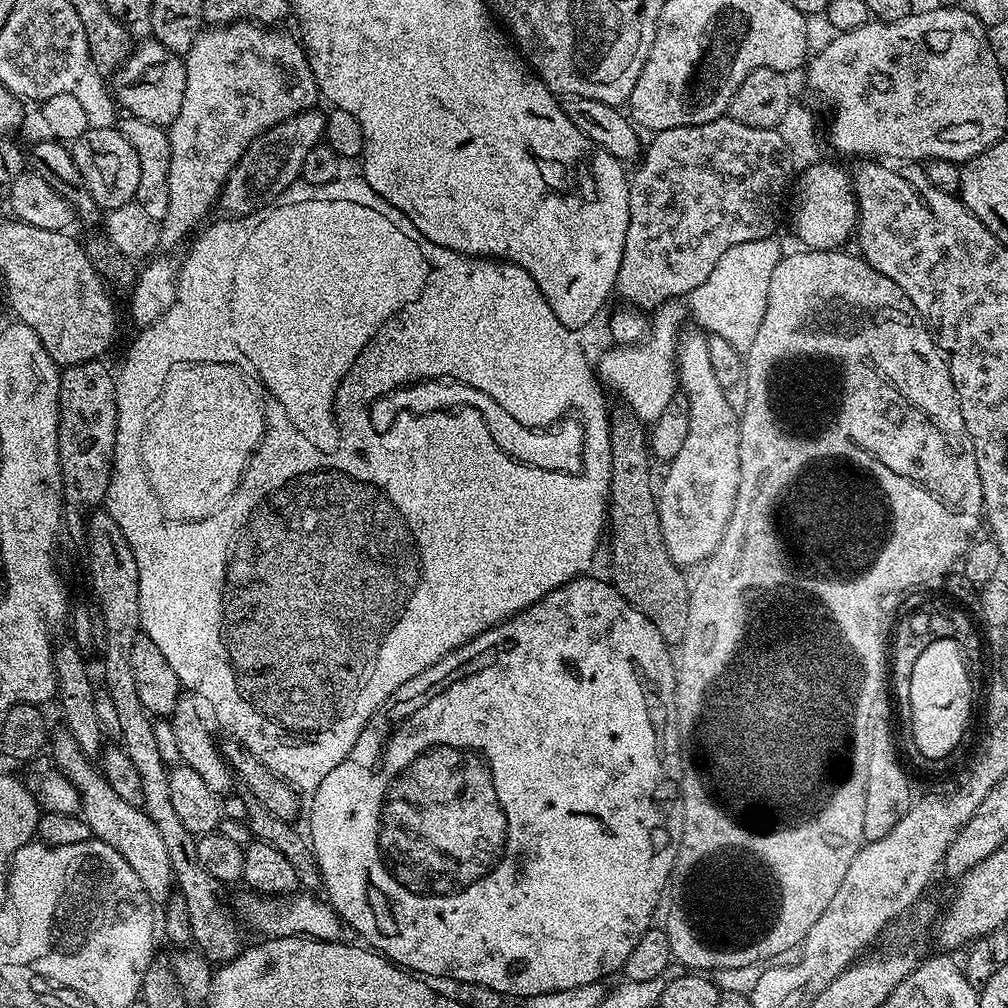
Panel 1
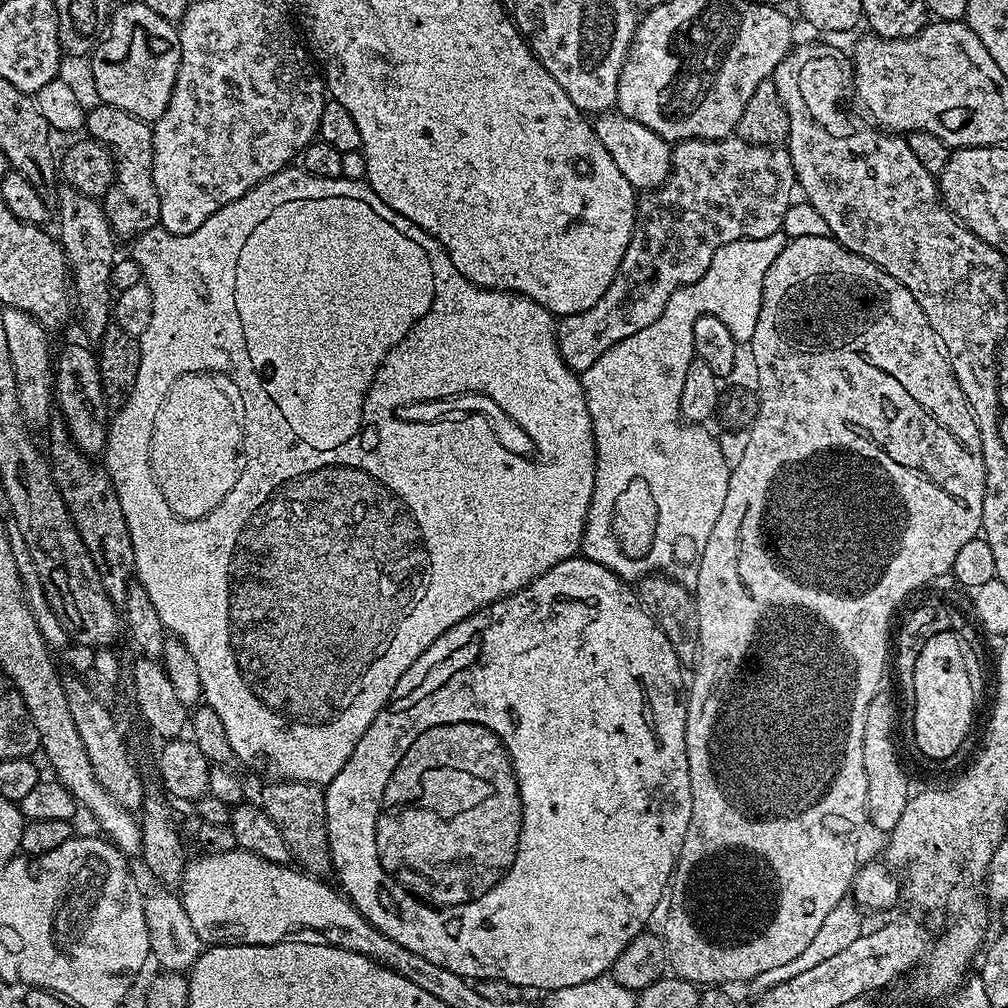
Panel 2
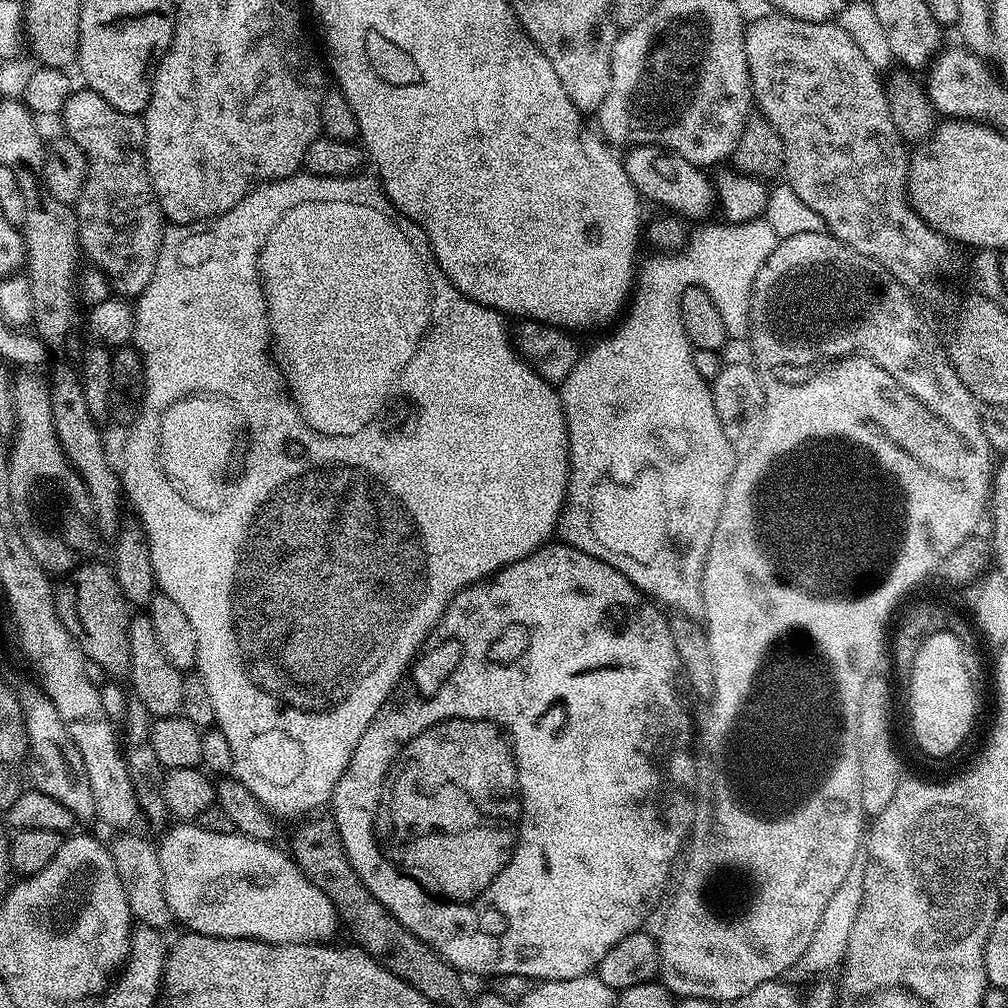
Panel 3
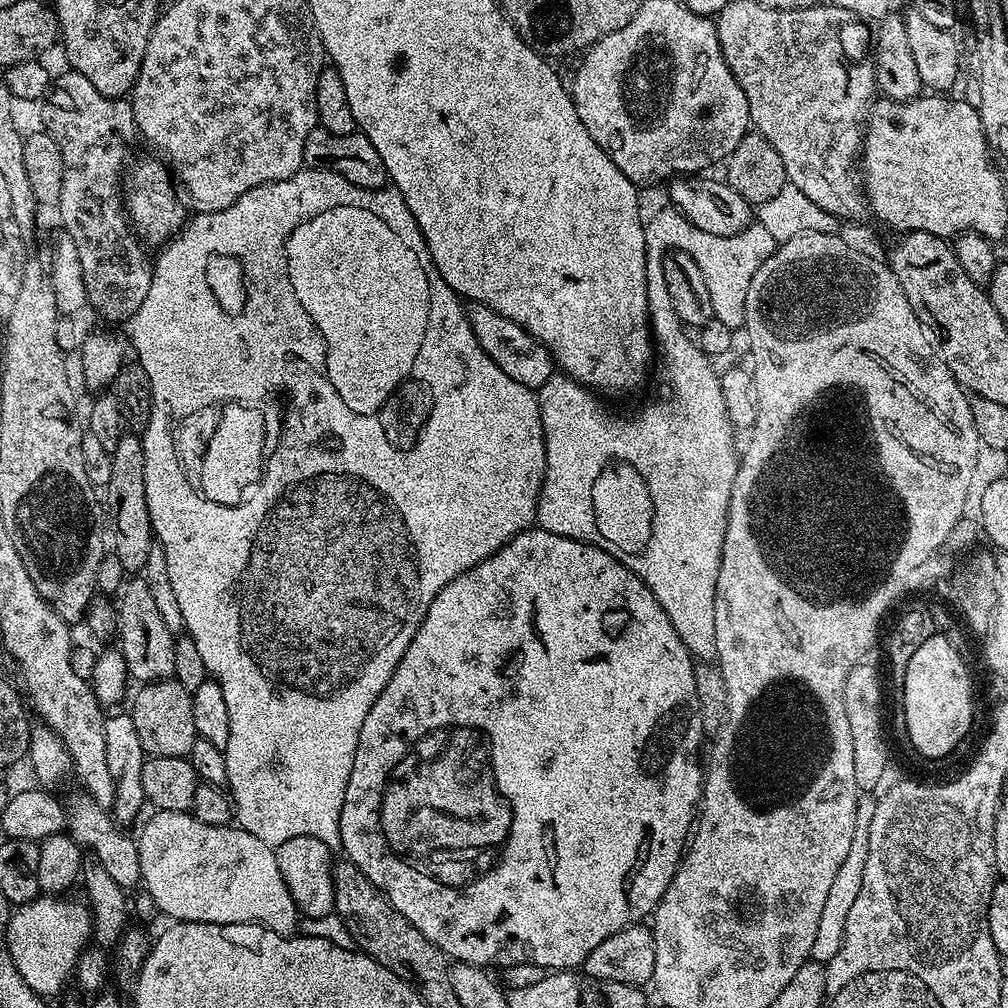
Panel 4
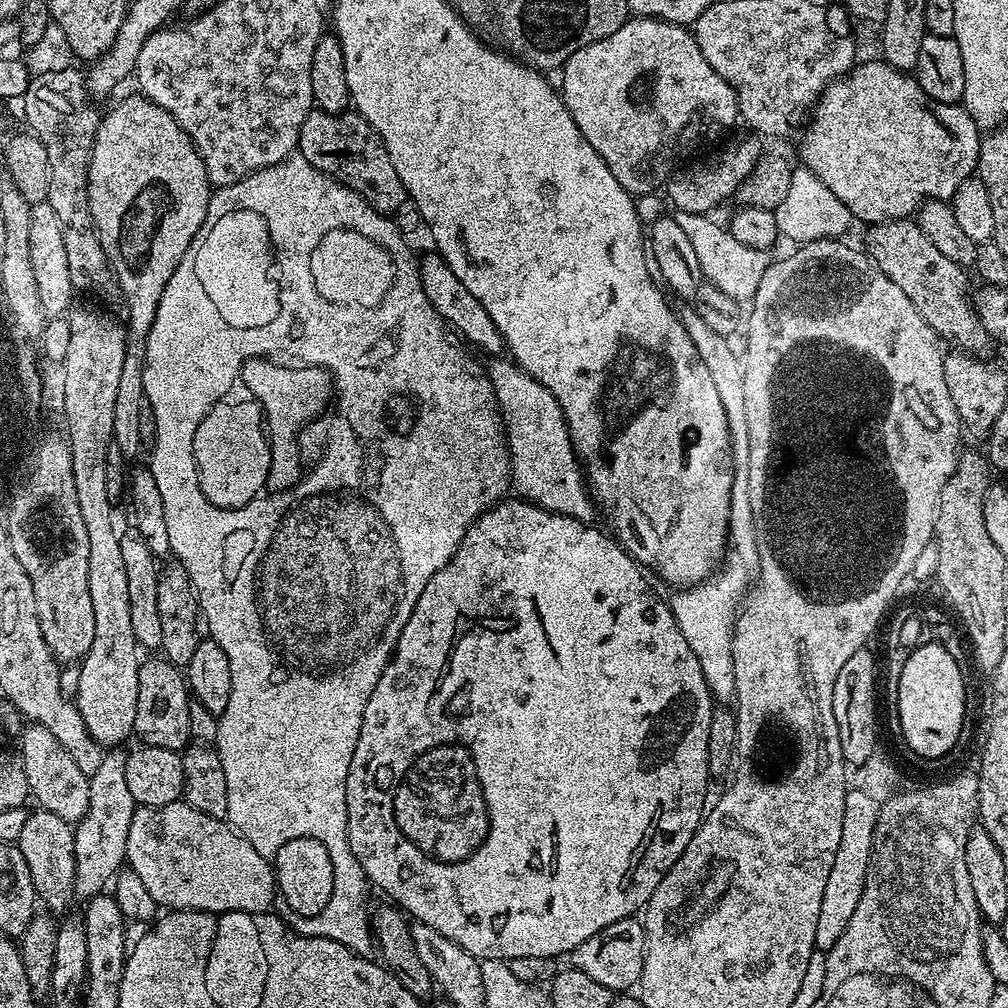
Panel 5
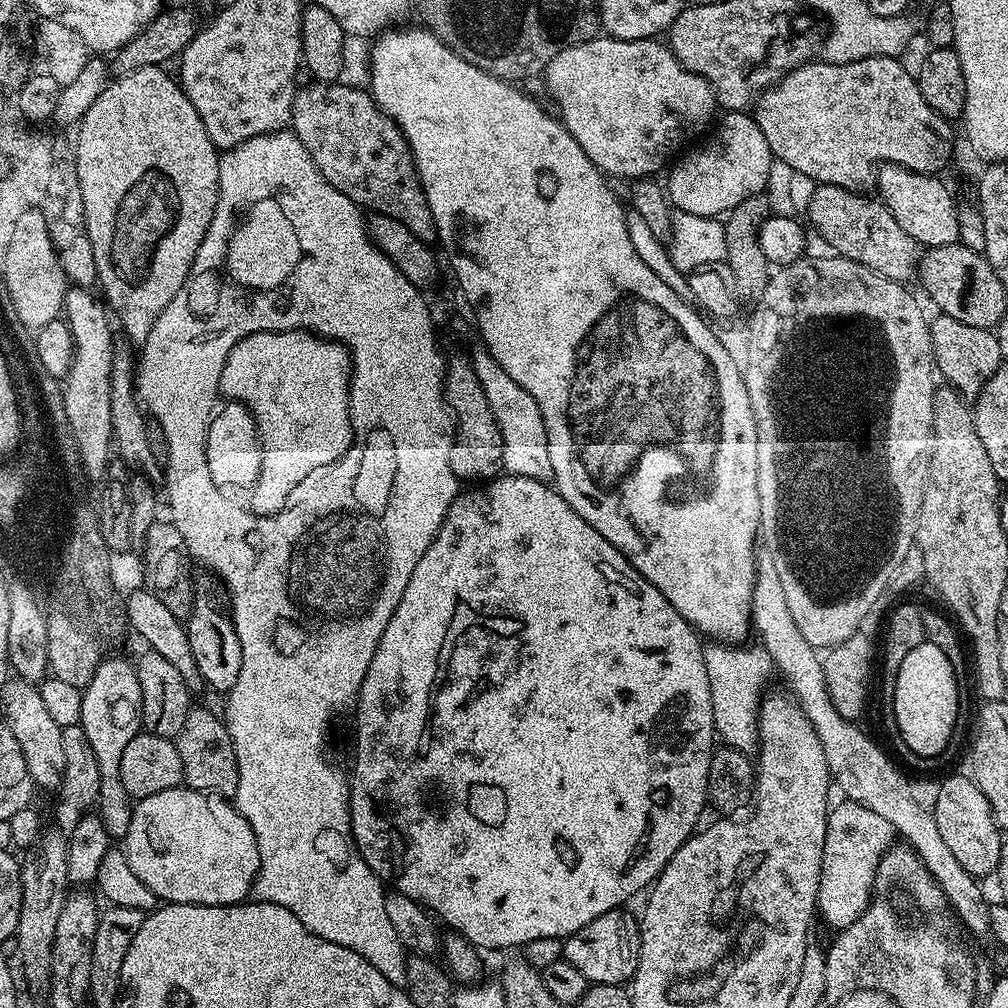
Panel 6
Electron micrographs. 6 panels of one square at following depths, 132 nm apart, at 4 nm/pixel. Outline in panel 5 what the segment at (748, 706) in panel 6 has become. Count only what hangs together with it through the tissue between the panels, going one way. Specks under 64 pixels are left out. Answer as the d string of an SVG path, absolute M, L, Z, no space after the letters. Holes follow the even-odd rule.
M732 554L723 561L719 571L709 576L704 583L681 587L673 591L676 593L670 596L674 622L678 622L678 630L682 630L682 638L686 638L690 650L694 650L694 658L698 658L698 666L702 666L702 678L706 678L706 686L712 691L712 699L716 702L731 701L736 694L732 627L736 625L736 613L742 603L744 579L749 576L750 572L743 559Z

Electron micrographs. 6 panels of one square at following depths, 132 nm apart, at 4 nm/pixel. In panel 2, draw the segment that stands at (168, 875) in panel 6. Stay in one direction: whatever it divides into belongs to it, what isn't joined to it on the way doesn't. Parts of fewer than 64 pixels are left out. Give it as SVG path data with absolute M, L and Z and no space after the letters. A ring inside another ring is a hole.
M244 848L197 857L197 860L189 859L185 863L178 895L201 945L278 944L293 934L313 932L316 935L313 937L325 944L368 956L410 978L414 986L422 986L422 990L431 988L436 964L386 938L386 934L379 932L347 896L324 884L328 882L323 879L296 866L258 858L258 854L250 854Z

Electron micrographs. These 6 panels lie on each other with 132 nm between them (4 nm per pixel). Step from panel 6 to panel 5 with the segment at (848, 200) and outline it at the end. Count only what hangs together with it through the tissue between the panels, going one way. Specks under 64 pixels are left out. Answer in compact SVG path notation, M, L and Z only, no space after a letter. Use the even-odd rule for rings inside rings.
M915 219L887 220L871 225L868 231L867 259L878 266L894 286L902 289L902 294L914 302L918 314L935 330L941 341L952 343L953 349L969 354L984 354L990 345L988 331L982 326L972 305L973 297L964 291L968 288L965 269L959 268L950 258L944 257L934 247L934 242L922 234Z

